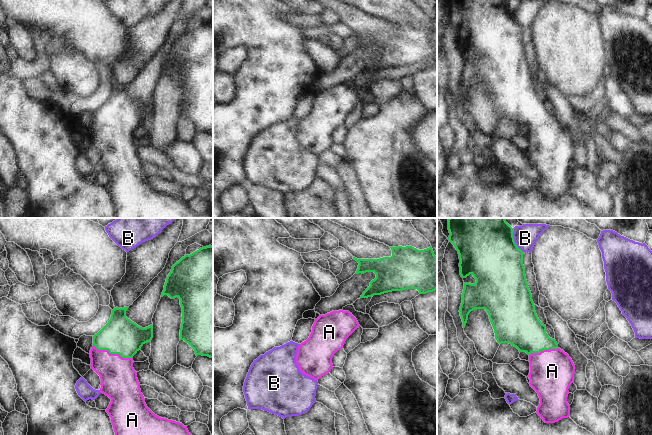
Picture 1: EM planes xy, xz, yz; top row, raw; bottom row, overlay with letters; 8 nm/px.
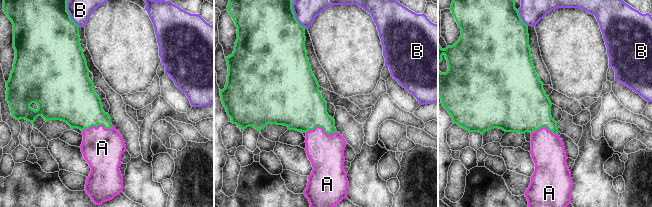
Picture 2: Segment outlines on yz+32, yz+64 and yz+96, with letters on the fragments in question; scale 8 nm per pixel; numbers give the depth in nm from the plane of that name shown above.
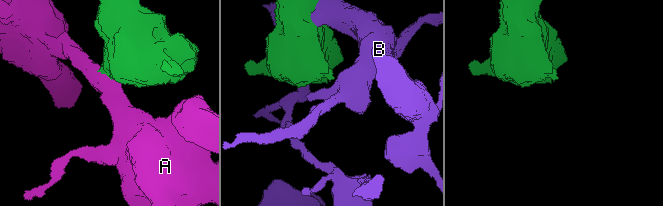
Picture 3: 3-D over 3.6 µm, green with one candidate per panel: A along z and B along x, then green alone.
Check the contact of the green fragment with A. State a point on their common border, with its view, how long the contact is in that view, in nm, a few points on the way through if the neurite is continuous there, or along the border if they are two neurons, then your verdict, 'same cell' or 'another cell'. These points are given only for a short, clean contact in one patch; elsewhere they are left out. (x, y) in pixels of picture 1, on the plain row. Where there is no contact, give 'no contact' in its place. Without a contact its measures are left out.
meets green in xy at (113, 129); contact 340 nm long; runs through xy (120, 111), (113, 129), (113, 139), (119, 157); same cell

